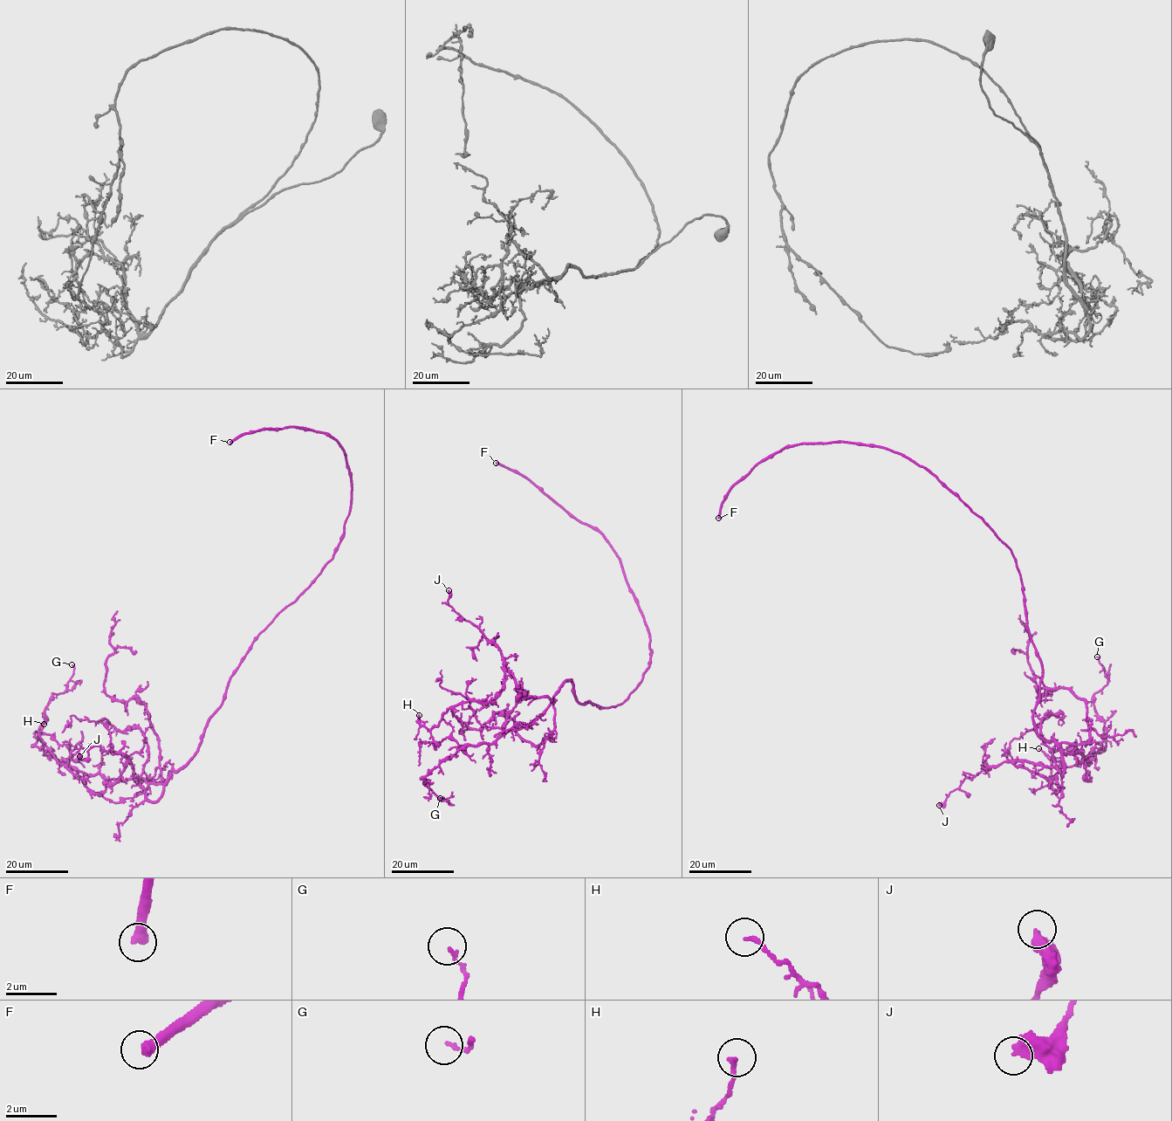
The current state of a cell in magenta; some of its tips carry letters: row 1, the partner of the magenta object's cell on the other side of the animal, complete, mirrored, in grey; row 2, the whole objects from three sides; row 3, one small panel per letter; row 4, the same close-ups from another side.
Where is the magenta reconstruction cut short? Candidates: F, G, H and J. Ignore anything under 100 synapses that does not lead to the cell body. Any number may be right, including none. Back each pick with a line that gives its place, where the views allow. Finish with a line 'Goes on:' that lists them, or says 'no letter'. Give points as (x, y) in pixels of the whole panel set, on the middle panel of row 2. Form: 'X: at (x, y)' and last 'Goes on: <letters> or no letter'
F: at (496, 463)
Goes on: F

